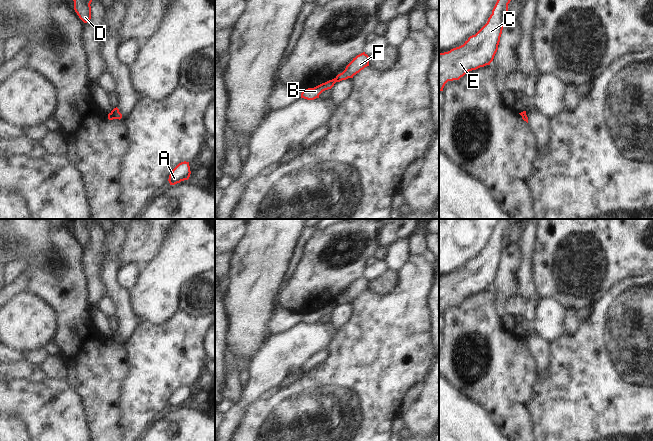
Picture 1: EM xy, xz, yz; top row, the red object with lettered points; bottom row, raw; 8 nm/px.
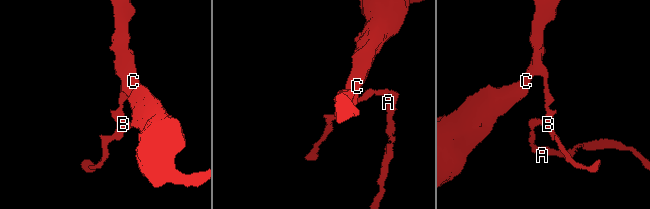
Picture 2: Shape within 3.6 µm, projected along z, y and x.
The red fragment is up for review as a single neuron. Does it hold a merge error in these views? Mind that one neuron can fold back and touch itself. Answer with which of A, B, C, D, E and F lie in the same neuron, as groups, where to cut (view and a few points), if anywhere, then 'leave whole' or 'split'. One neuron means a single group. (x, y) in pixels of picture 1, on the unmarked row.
A F / B C D E | xz (334, 302), (337, 305) | split

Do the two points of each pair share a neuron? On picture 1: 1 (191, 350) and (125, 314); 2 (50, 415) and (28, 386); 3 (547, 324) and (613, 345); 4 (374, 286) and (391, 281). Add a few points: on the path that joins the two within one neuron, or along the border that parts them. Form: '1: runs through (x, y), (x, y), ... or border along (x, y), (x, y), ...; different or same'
1: border along (139, 325), (125, 344); different
2: runs through (43, 408), (28, 393); same
3: border along (565, 332), (550, 345); different
4: runs through (378, 286), (387, 283); same

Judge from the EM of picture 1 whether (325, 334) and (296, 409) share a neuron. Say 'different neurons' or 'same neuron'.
different neurons

